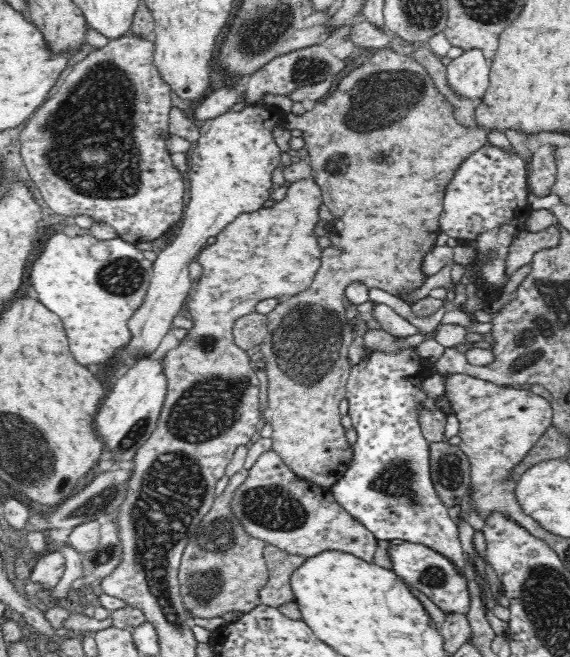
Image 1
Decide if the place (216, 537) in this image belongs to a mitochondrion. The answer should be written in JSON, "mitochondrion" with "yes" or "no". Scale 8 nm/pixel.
{"mitochondrion":"yes"}

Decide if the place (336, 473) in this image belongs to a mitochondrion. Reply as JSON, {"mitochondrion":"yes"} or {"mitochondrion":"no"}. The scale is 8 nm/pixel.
{"mitochondrion":"no"}

